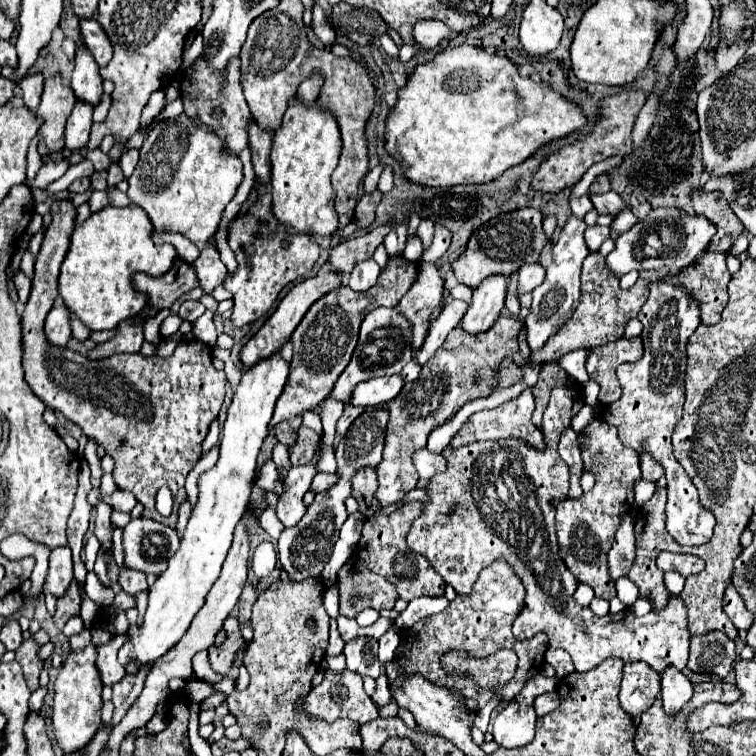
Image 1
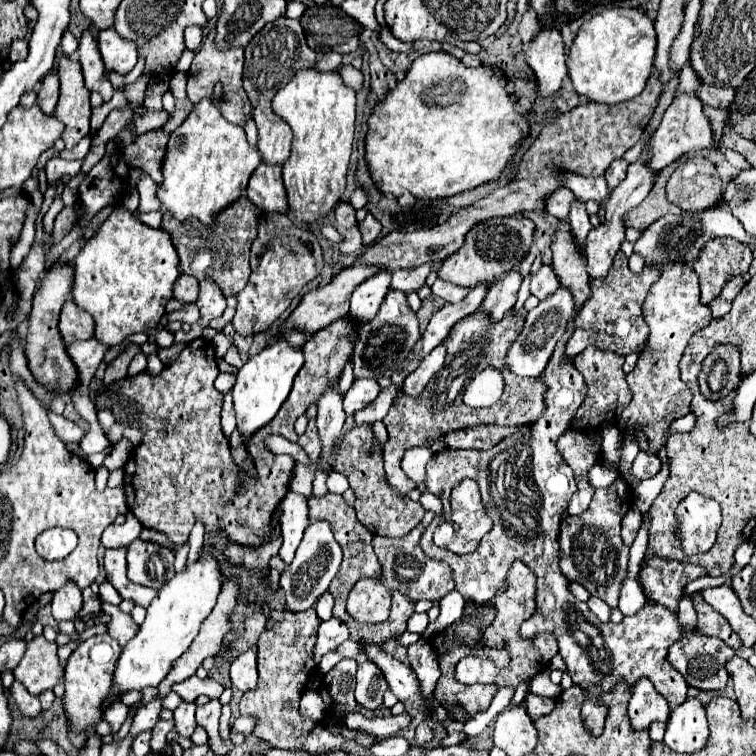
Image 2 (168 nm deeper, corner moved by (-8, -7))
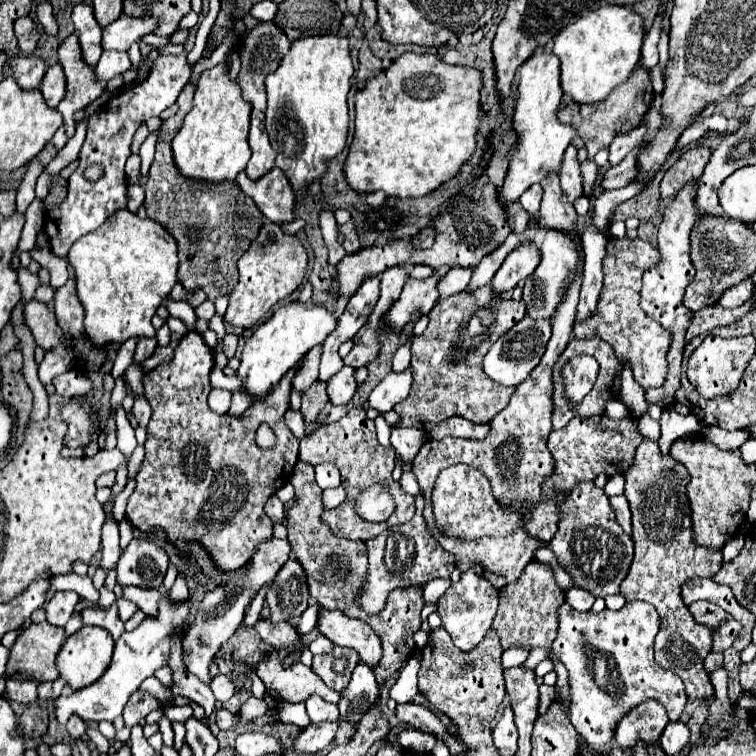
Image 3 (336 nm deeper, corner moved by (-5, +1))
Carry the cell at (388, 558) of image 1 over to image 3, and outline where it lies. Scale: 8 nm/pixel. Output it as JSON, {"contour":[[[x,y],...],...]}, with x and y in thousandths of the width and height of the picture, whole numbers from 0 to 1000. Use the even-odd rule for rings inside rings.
{"contour":[[[549,656],[549,683],[528,696],[512,698],[501,709],[485,717],[488,728],[488,754],[485,754],[485,772],[478,783],[475,799],[488,812],[499,812],[504,802],[509,802],[512,783],[528,775],[549,775],[549,772],[565,772],[573,765],[593,765],[603,751],[602,738],[589,729],[581,717],[570,709],[565,701],[565,690],[560,685],[560,656]]]}

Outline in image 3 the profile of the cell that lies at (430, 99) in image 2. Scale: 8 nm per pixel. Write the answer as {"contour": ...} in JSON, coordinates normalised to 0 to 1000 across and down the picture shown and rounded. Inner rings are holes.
{"contour":[[[538,69],[528,74],[512,93],[488,103],[483,116],[470,127],[470,177],[462,206],[454,217],[454,233],[464,251],[475,257],[509,254],[522,262],[562,259],[594,235],[628,201],[628,177],[634,169],[634,124],[636,95],[618,87],[594,87],[573,71]]]}

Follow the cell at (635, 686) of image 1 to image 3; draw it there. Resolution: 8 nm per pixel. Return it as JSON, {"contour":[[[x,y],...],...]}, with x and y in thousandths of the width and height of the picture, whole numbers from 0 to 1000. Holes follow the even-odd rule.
{"contour":[[[856,926],[832,942],[816,960],[813,979],[821,992],[837,992],[845,981],[866,984],[872,981],[885,950],[880,937],[869,926]]]}

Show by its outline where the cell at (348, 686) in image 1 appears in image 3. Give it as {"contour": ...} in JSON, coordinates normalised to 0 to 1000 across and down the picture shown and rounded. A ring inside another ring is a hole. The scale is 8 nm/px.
{"contour":[[[440,854],[435,865],[414,868],[414,889],[440,913],[451,915],[462,905],[462,894],[472,881],[475,868],[464,857]]]}

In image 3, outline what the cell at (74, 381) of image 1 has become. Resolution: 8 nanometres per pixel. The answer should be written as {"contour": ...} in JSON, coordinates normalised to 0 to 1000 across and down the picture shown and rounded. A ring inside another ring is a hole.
{"contour":[[[247,439],[237,458],[231,460],[231,471],[226,479],[208,484],[189,500],[192,526],[202,540],[202,550],[194,563],[194,587],[192,587],[192,608],[181,627],[181,643],[168,661],[165,685],[173,690],[176,698],[187,704],[200,704],[213,698],[221,706],[221,714],[231,720],[237,735],[255,741],[250,728],[250,717],[261,717],[271,725],[287,754],[308,757],[321,751],[335,733],[335,720],[340,714],[356,714],[361,690],[351,680],[348,667],[364,648],[369,638],[374,643],[374,619],[377,619],[377,638],[388,627],[388,616],[393,611],[393,593],[396,582],[385,574],[385,569],[374,558],[374,548],[382,540],[382,513],[390,487],[372,500],[372,508],[361,513],[348,529],[329,537],[329,545],[321,550],[303,550],[303,548],[284,548],[274,537],[276,511],[276,492],[282,487],[282,463],[271,455],[271,450],[261,439]],[[353,561],[366,585],[361,593],[343,593],[337,587],[337,569]]]}

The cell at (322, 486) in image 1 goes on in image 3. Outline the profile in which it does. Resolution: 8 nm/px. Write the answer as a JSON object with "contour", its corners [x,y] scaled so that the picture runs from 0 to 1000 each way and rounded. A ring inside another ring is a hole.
{"contour":[[[425,611],[417,616],[417,638],[425,646],[446,646],[448,638],[448,622],[438,611]]]}

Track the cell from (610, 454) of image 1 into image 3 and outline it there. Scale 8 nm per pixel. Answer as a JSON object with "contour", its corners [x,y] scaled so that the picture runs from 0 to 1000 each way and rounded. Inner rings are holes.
{"contour":[[[784,638],[761,640],[750,656],[739,656],[739,701],[731,709],[726,725],[734,730],[737,743],[755,762],[763,778],[782,783],[784,788],[819,786],[819,775],[832,757],[837,741],[837,714],[813,690],[811,672],[798,648]]]}

